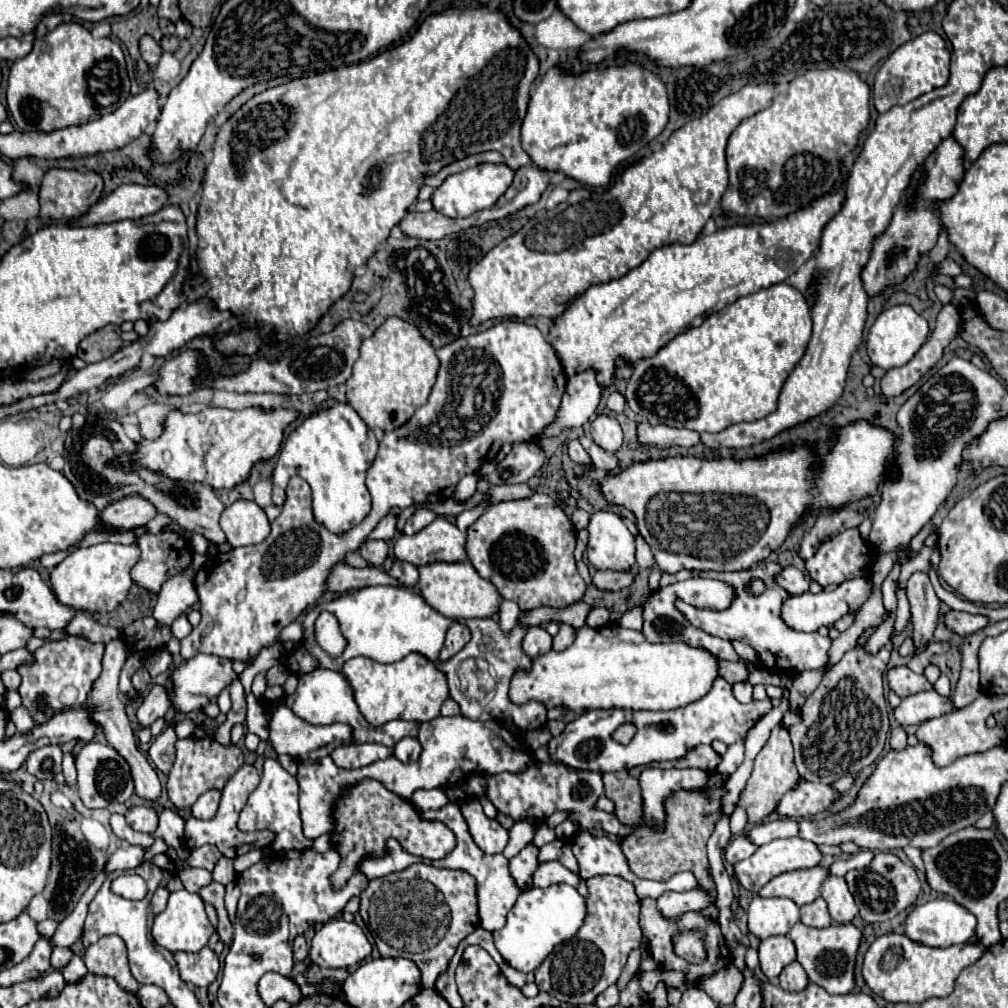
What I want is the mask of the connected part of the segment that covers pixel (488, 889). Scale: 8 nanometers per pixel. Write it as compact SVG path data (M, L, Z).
M449 803L437 811L423 811L421 813L423 819L433 819L433 821L441 821L445 823L457 837L457 845L455 849L445 855L439 861L433 861L433 867L445 867L445 869L459 869L459 871L467 871L469 875L475 877L477 882L477 900L479 909L479 927L483 927L485 931L497 931L506 923L509 909L513 907L515 901L519 897L521 891L517 887L514 879L512 879L509 868L508 859L502 854L486 854L473 843L473 839L469 839L469 831L465 827L465 819L461 819L461 813L457 811L455 803Z

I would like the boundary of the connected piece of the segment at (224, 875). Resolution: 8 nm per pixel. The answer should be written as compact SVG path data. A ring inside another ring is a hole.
M221 857L221 859L215 863L211 875L213 875L213 881L217 881L217 883L223 883L223 885L229 883L229 879L235 879L233 861L227 859L227 857Z

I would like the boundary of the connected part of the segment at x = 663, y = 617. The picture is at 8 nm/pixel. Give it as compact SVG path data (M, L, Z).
M663 587L659 591L653 591L645 605L643 605L643 631L645 639L649 643L673 643L673 641L683 641L683 643L693 643L695 647L705 647L709 651L713 651L717 657L727 659L727 661L739 661L739 655L735 653L733 645L729 641L723 641L719 637L713 637L709 633L703 633L701 629L693 627L677 609L675 609L675 595L673 595L673 587Z

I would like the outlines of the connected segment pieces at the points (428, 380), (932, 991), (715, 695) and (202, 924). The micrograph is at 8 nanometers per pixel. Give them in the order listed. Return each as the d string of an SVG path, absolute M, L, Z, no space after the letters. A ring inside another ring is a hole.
M387 319L361 345L361 355L347 379L347 403L359 413L369 429L393 431L409 421L409 417L427 403L429 391L437 377L437 355L427 339L421 339L417 327L409 327L403 319Z
M885 933L873 941L863 961L863 979L891 1003L923 1003L931 997L947 997L953 991L957 975L985 953L981 943L963 943L955 947L929 947L909 939L903 933Z
M719 677L711 691L687 707L679 707L673 711L629 711L629 709L591 709L567 723L561 735L549 741L549 753L553 761L565 763L573 769L585 771L623 771L637 765L647 765L653 761L673 761L685 757L689 747L697 743L711 745L711 741L719 739L725 745L733 745L735 741L743 741L749 729L771 709L771 699L765 701L751 701L739 703L733 693L731 685ZM633 723L635 735L627 745L621 745L613 739L613 731L623 725Z
M181 889L181 891L171 893L167 909L155 917L151 935L157 945L169 949L171 953L175 953L175 951L191 951L191 953L195 953L195 951L201 951L207 945L213 931L215 929L211 927L211 923L207 919L203 899L197 893L189 893L189 891Z

